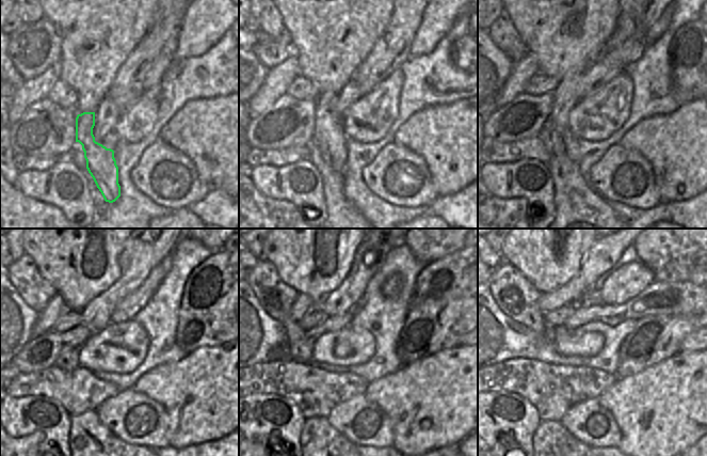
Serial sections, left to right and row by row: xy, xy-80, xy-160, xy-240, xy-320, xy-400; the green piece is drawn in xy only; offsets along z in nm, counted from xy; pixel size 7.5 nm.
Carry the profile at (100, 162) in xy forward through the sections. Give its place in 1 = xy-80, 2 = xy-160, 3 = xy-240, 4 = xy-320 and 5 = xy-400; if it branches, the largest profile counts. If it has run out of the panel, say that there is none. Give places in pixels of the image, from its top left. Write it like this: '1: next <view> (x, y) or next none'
1: next xy-80 (328, 136)
2: next xy-160 (567, 92)
3: next xy-240 (96, 315)
4: next xy-320 (346, 297)
5: next xy-400 (612, 263)

